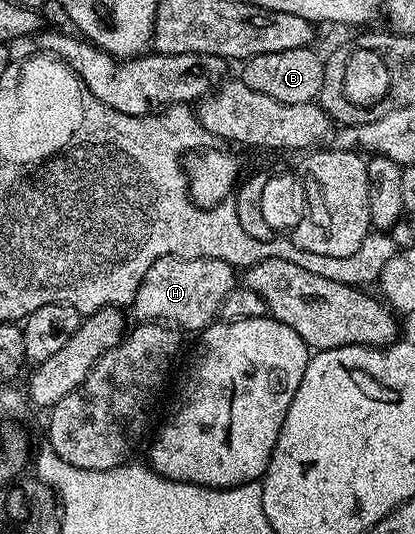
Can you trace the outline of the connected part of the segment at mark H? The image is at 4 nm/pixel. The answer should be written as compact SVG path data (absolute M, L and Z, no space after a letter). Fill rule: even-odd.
M163 256L150 266L136 291L133 302L136 320L162 321L174 325L180 332L201 333L216 322L221 301L237 285L236 268L220 259L183 260Z

